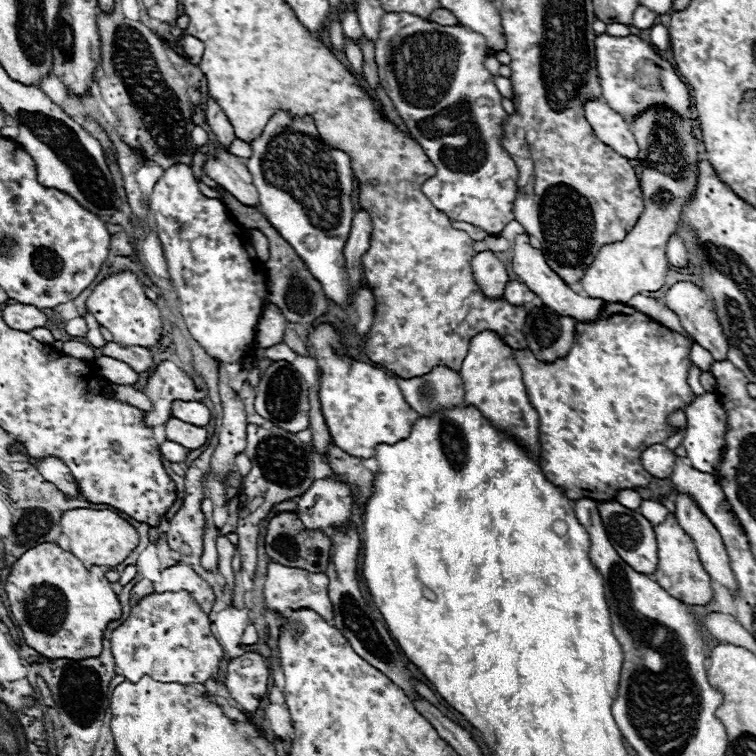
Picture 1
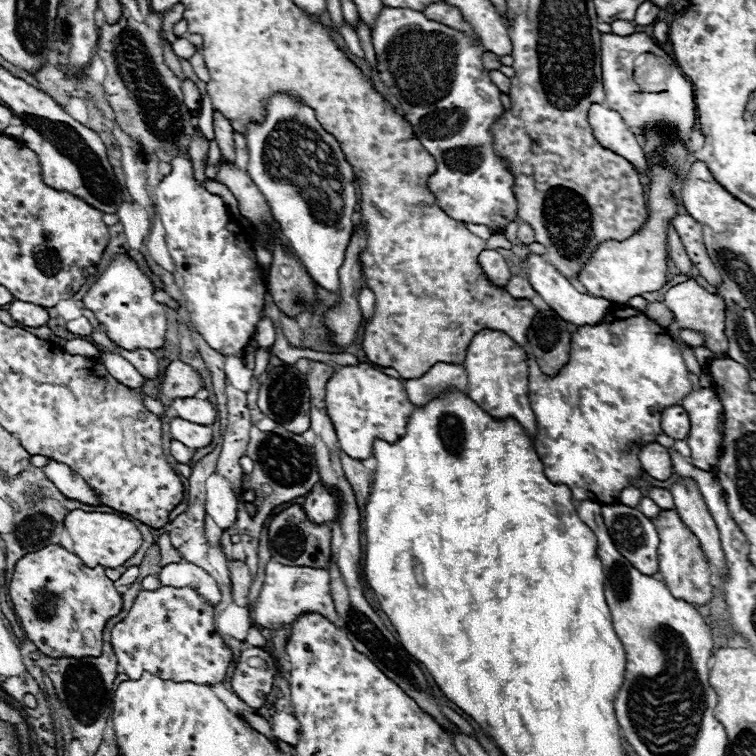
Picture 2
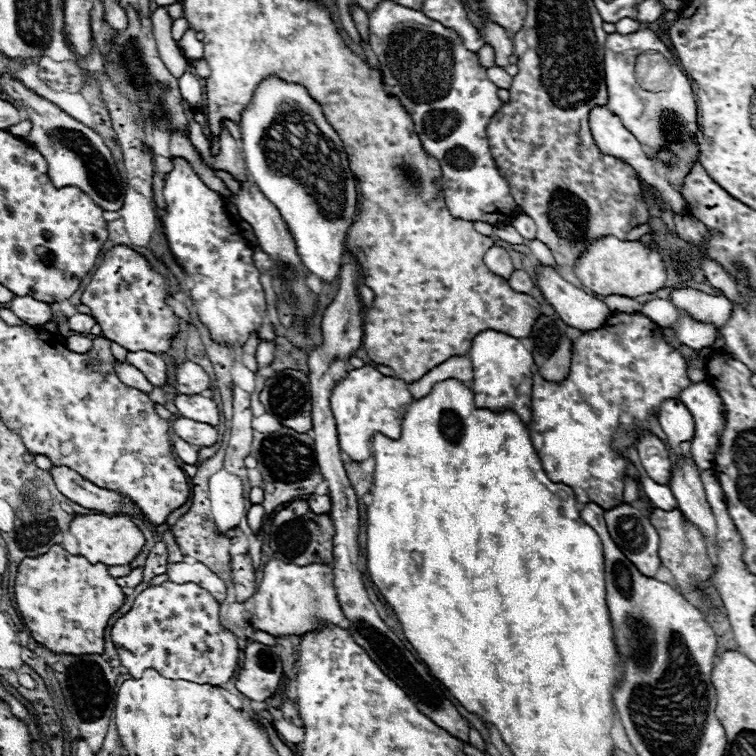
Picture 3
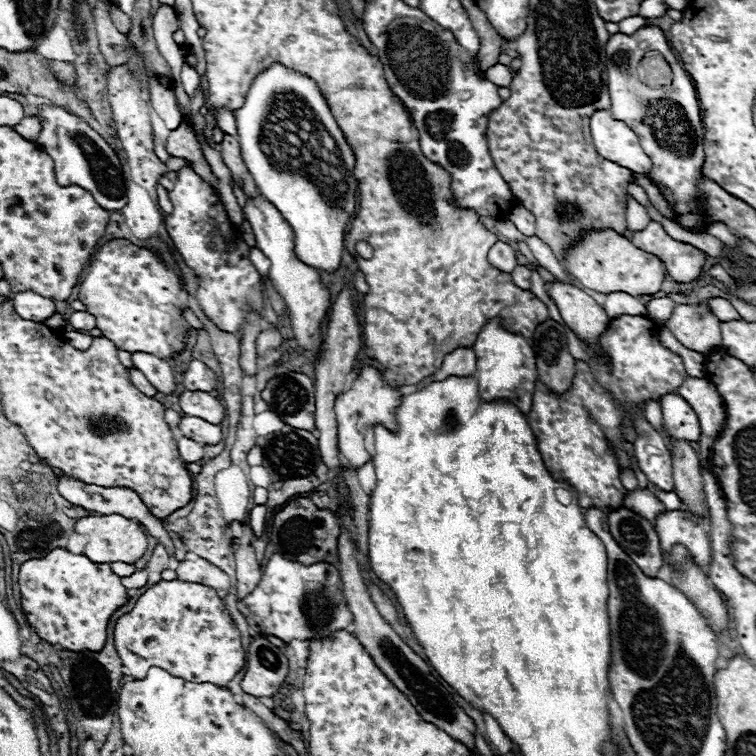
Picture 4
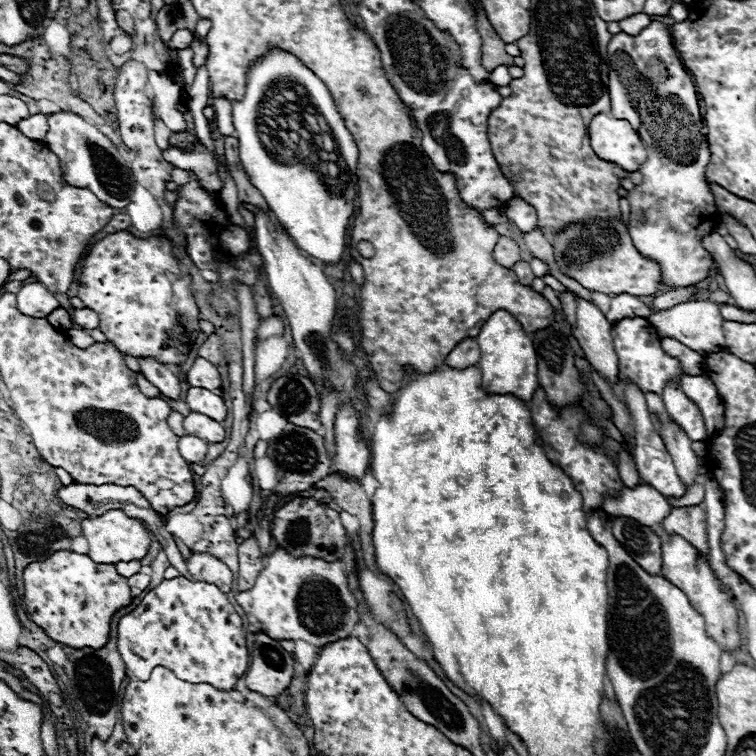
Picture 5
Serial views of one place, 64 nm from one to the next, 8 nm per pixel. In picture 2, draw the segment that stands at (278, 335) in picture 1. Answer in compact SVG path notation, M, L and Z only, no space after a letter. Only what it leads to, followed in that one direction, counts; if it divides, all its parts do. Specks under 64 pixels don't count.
M262 318L262 320L258 322L254 340L256 340L258 348L268 348L268 346L274 344L274 340L276 340L276 328L274 328L274 324L272 324L270 318Z

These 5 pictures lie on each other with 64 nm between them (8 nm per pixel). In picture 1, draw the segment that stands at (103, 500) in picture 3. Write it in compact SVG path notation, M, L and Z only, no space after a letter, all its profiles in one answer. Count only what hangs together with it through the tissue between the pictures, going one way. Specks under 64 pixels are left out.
M46 456L46 458L36 458L34 468L42 474L42 478L50 484L54 484L60 492L64 492L66 496L78 498L78 486L74 476L70 474L68 466L54 456Z

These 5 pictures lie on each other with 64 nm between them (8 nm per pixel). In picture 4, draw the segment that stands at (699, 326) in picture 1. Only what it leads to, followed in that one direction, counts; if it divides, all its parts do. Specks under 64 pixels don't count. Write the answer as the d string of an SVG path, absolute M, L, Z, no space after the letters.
M710 298L710 300L702 300L698 304L708 304L708 308L712 308L712 312L716 312L716 318L720 322L728 322L728 320L740 318L740 314L734 310L734 306L724 298Z

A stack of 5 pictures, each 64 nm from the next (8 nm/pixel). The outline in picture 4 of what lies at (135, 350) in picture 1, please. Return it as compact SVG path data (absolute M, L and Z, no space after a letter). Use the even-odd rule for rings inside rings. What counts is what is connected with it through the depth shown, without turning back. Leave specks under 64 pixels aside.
M74 330L74 332L66 332L64 336L66 336L68 344L72 344L76 350L88 350L90 344L92 344L92 336L88 332ZM134 352L132 354L132 364L144 372L144 376L148 378L148 382L164 394L170 394L174 390L174 378L172 378L172 368L166 360L146 354L146 352Z

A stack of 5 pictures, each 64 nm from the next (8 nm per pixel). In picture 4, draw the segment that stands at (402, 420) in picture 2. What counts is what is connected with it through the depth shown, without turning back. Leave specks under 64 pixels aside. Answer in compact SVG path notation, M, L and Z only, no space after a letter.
M362 368L362 372L354 378L352 386L336 396L334 412L338 422L338 450L348 458L350 468L360 468L364 462L370 460L370 454L364 448L364 434L370 426L382 424L390 432L398 432L398 420L396 420L396 408L400 406L400 400L404 398L404 390L392 388L384 376L376 368Z

